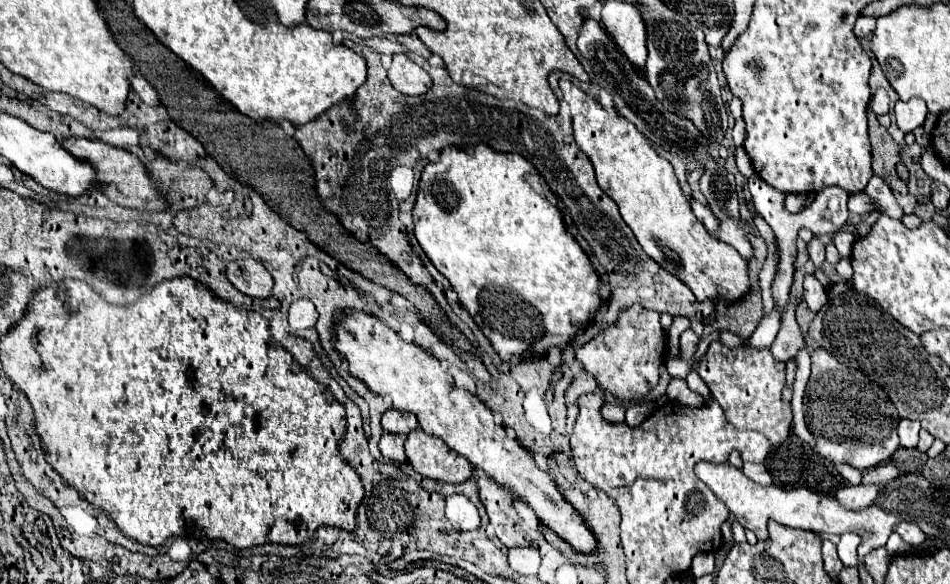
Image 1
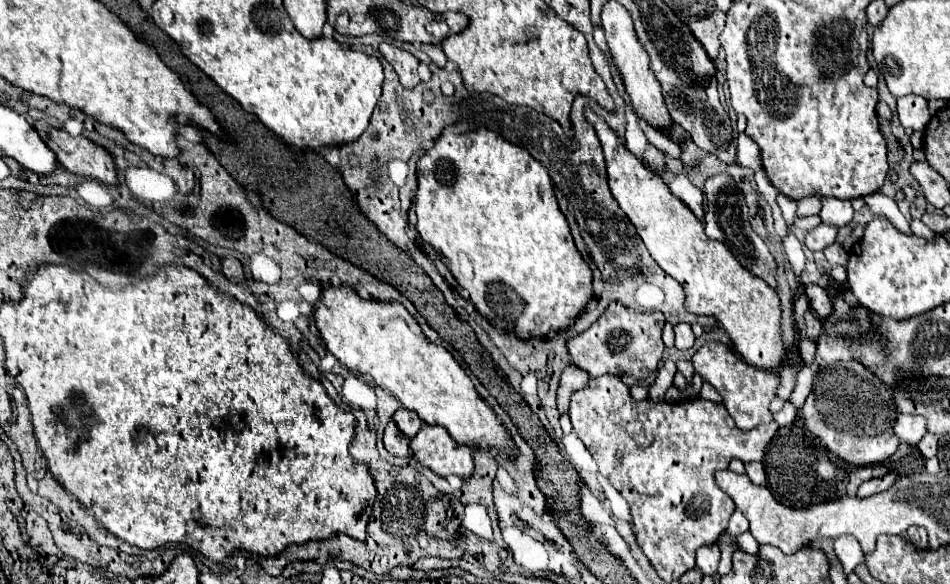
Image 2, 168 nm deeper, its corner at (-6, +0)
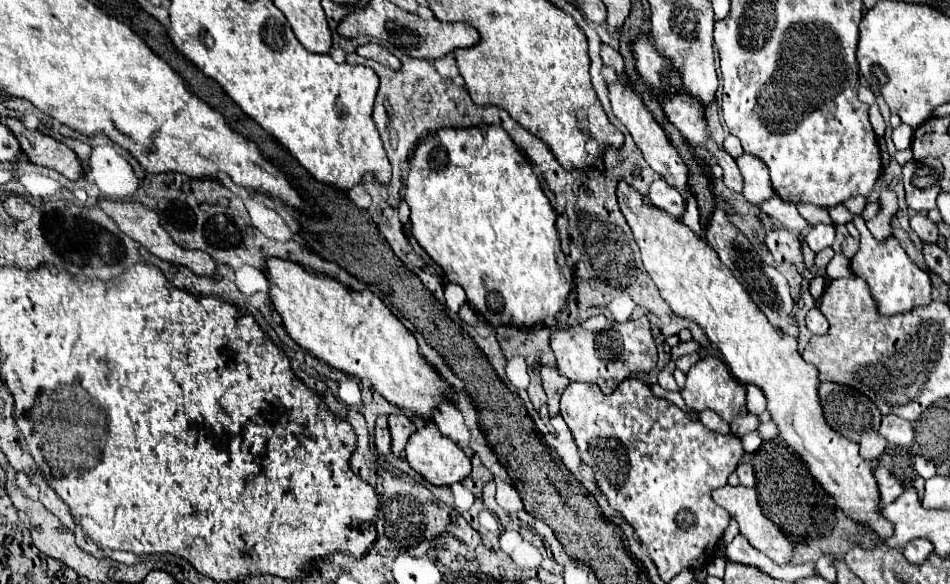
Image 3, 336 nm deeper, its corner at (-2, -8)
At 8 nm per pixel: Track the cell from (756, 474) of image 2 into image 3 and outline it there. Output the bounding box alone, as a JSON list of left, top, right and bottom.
[736,463,756,487]

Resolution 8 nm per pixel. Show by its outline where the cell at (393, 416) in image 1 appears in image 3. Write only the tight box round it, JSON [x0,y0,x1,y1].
[388,415,416,455]

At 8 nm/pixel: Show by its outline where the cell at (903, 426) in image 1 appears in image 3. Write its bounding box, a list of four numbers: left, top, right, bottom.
[880,415,916,447]

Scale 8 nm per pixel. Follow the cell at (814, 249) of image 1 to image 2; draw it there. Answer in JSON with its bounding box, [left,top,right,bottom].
[806,223,838,251]

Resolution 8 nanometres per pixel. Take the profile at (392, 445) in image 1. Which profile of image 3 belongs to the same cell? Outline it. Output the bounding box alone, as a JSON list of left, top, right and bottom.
[374,417,390,455]

